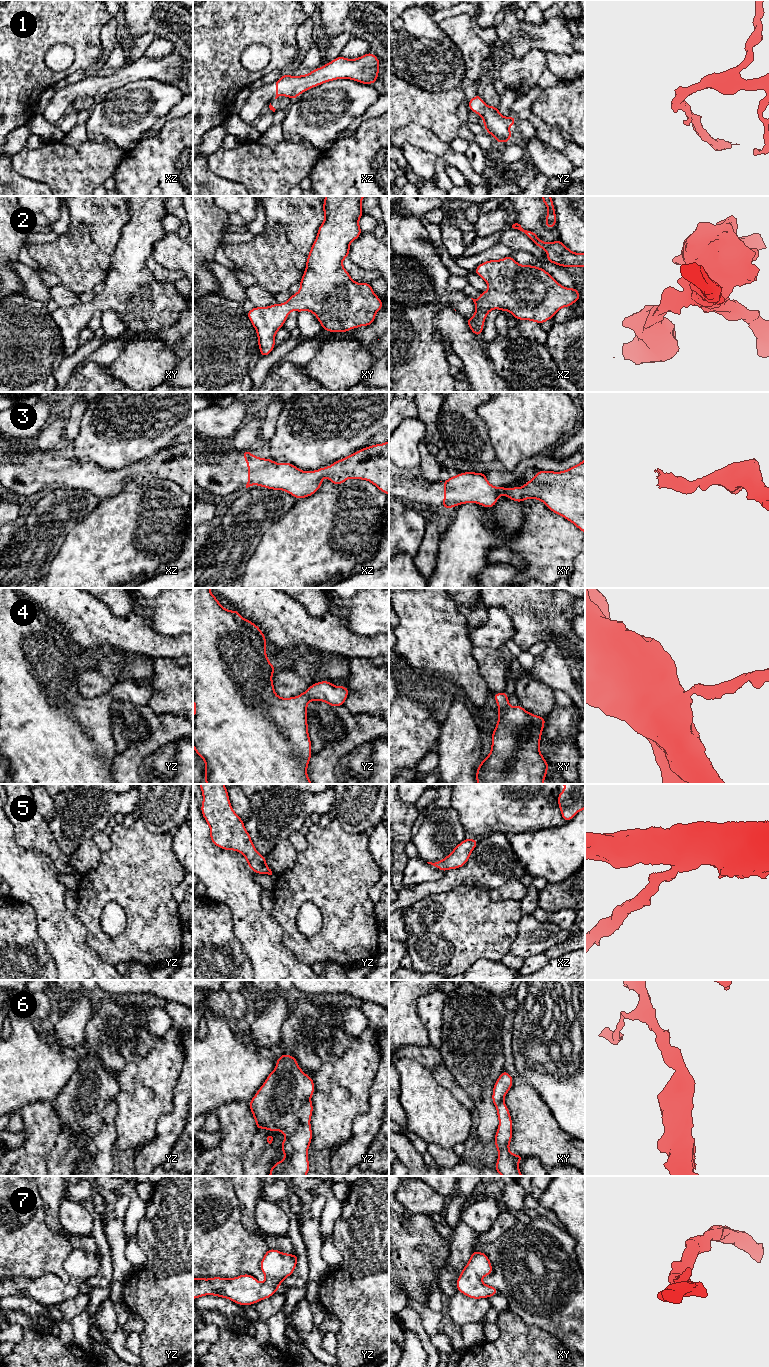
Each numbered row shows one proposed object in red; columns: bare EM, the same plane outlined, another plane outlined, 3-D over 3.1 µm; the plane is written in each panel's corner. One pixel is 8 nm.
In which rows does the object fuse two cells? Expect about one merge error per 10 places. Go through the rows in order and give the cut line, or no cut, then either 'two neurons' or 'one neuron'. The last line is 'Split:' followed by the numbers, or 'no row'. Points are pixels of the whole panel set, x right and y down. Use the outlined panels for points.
1: cut in yz along (485, 104), (481, 116); two neurons
2: no cut; one neuron
3: no cut; one neuron
4: no cut; one neuron
5: no cut; one neuron
6: no cut; one neuron
7: no cut; one neuron
Split: 1

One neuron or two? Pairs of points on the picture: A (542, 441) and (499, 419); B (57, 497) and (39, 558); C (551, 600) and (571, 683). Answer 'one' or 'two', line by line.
A: one
B: one
C: one

